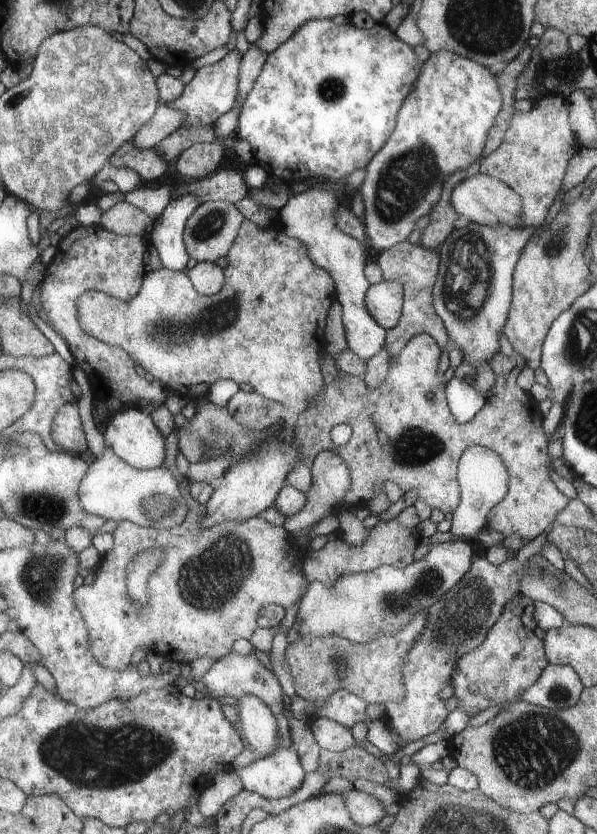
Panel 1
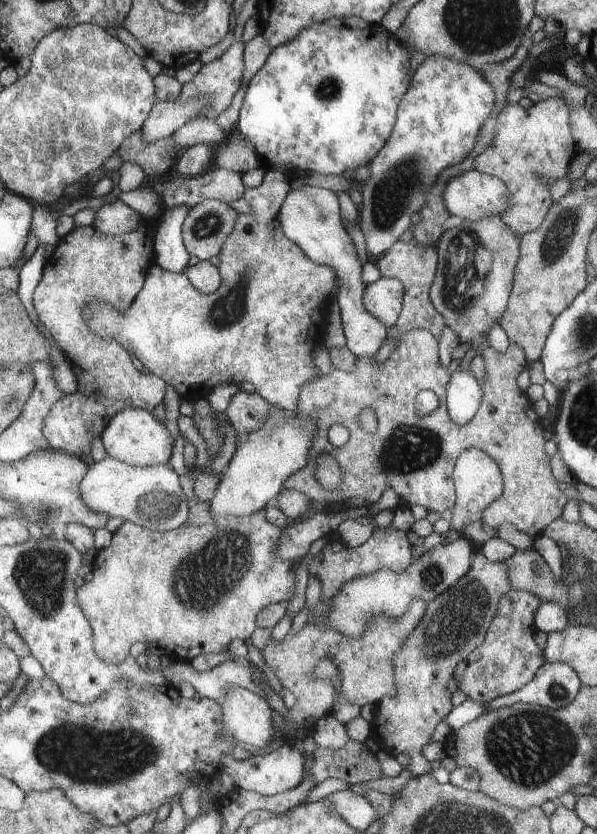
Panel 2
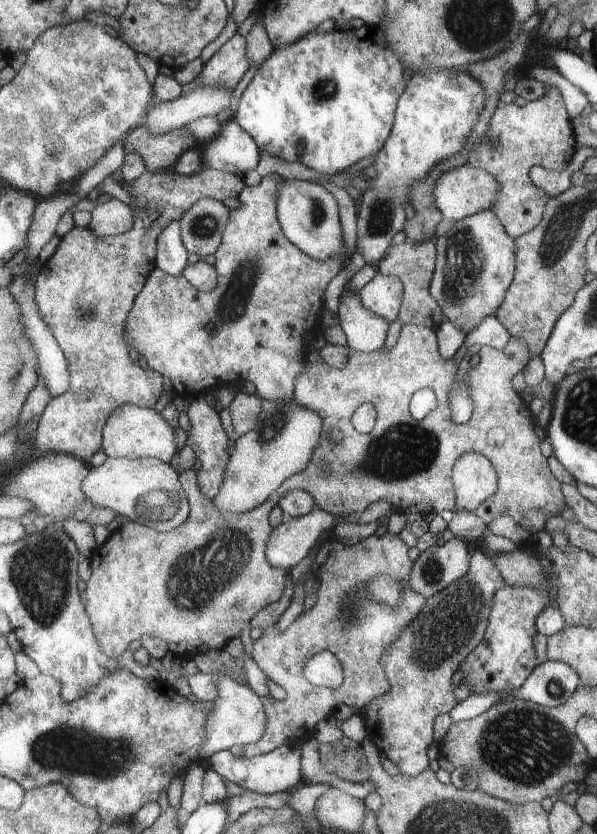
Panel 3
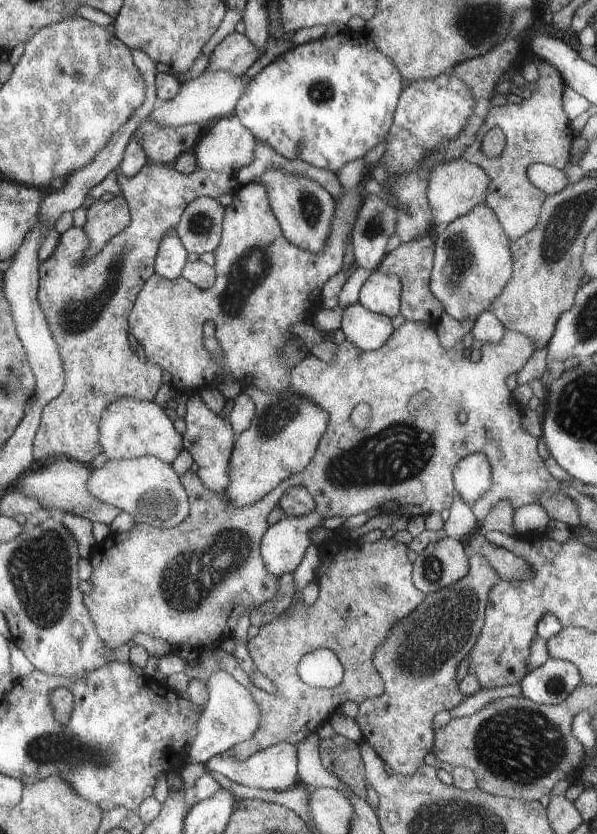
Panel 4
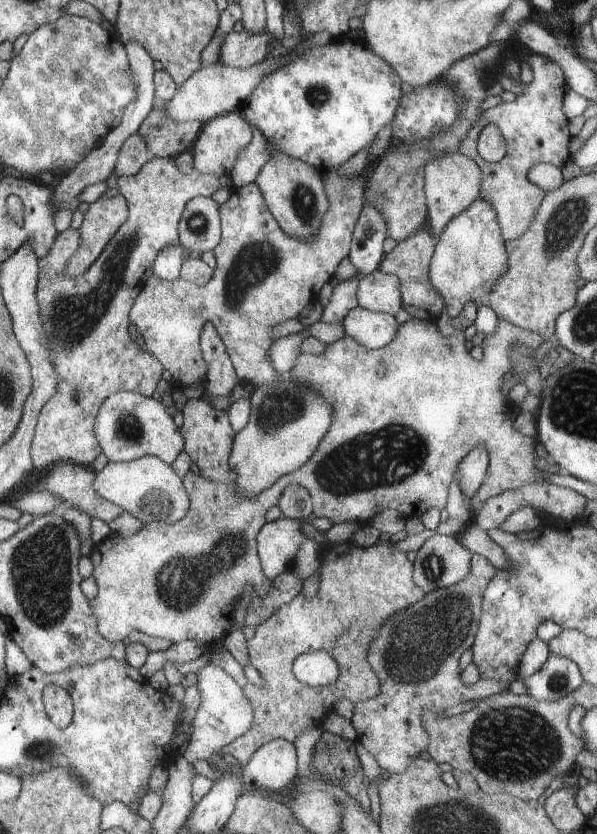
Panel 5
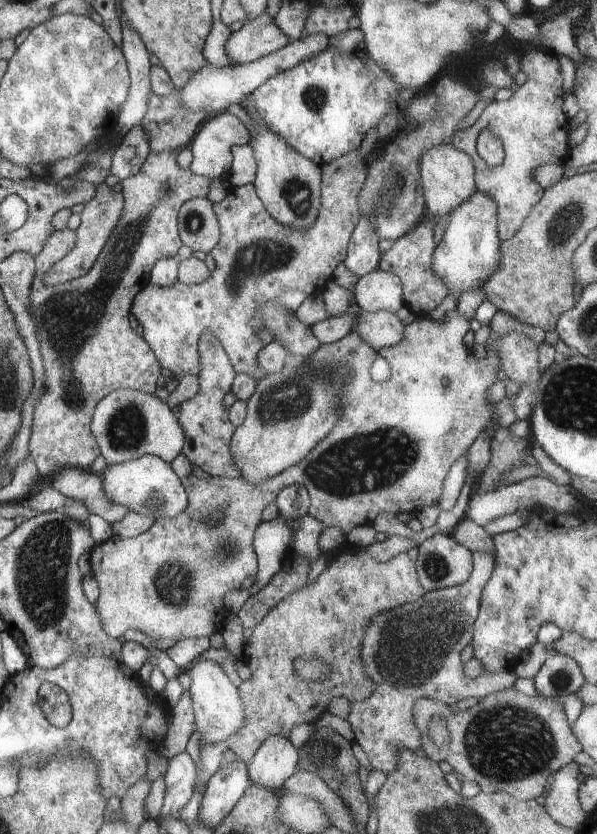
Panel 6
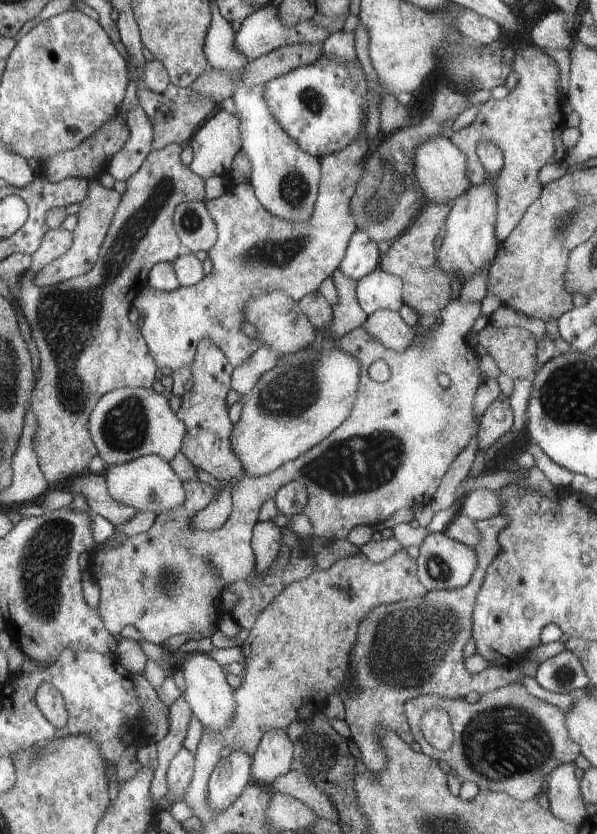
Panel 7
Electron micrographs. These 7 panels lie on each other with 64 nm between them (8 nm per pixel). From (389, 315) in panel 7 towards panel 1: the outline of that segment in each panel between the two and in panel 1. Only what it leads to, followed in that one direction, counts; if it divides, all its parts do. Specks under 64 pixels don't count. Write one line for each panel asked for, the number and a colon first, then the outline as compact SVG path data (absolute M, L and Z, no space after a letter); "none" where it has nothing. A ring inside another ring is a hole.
1: M307 188L299 194L293 194L287 198L285 206L277 210L277 226L289 236L307 248L309 258L323 270L327 270L335 282L335 298L341 306L341 318L345 328L345 340L347 350L357 354L359 358L367 360L375 356L375 352L381 350L385 338L385 328L369 314L365 306L365 292L371 286L365 276L365 246L339 230L335 224L335 212L339 210L339 202L333 196L333 192L327 190L315 190Z
2: M299 186L297 190L289 190L279 212L277 220L281 224L283 234L295 242L315 264L333 268L337 274L337 298L335 304L339 308L341 316L341 328L347 340L349 352L355 356L375 356L377 348L385 340L385 324L375 318L365 306L363 306L363 290L365 284L361 280L361 262L355 250L353 238L347 234L345 224L339 216L339 206L337 206L337 194L331 190L323 188L313 188L313 186Z
3: M343 292L337 310L337 320L343 334L347 336L349 350L369 354L377 352L377 348L383 346L389 320L375 316L375 312L363 308L359 294Z
4: M359 302L345 308L339 330L345 334L345 340L365 352L381 348L393 332L391 320L387 316L379 316L363 308Z
5: M353 308L343 318L345 336L355 338L369 350L379 350L397 338L397 322L393 316L371 312L365 308Z
6: M361 312L351 332L359 332L373 348L393 348L405 340L405 328L391 312Z

